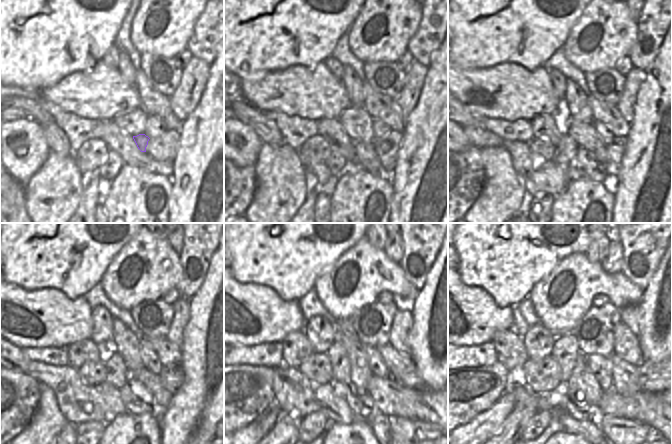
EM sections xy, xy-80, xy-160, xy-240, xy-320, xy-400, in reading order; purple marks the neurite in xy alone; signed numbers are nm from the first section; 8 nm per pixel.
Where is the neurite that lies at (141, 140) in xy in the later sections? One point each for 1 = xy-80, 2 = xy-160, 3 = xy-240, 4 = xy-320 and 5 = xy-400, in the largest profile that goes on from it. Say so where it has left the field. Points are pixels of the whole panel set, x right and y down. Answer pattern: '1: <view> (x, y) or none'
1: xy-80 (366, 159)
2: xy-160 (585, 167)
3: xy-240 (137, 400)
4: xy-320 (361, 406)
5: xy-400 (580, 411)

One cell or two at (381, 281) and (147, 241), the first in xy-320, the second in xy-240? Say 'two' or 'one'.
one

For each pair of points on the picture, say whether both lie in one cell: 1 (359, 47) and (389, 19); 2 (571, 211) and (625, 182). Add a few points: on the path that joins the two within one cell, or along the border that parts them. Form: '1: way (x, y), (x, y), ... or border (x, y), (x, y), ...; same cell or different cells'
1: way (370, 45), (383, 36), (388, 36), (389, 30); same cell
2: border (614, 194), (614, 204), (611, 212); different cells

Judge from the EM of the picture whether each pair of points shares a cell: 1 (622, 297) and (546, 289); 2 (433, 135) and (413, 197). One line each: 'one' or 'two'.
1: one
2: one

